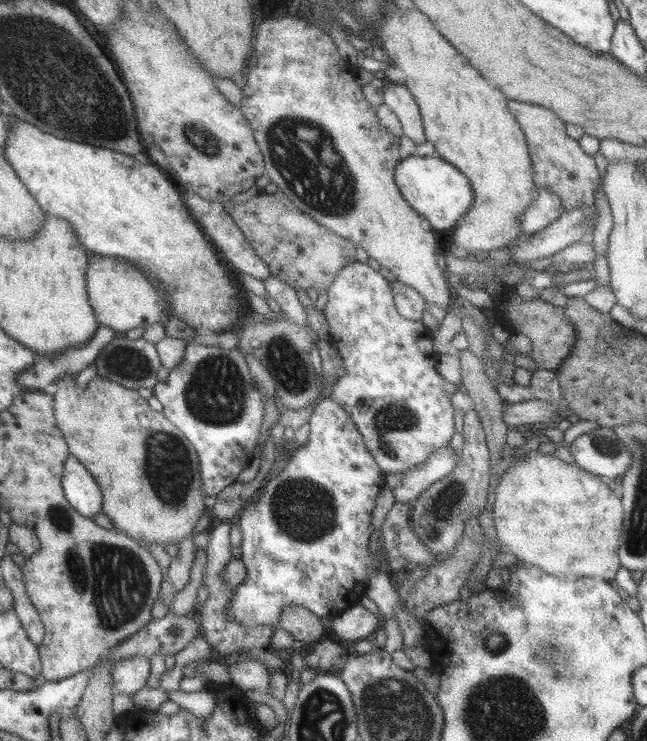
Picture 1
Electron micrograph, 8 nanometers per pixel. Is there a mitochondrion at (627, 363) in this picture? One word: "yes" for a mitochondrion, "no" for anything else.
no

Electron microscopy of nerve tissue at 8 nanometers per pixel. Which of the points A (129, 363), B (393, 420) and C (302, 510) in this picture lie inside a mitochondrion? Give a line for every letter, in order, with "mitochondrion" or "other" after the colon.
A: mitochondrion
B: mitochondrion
C: mitochondrion

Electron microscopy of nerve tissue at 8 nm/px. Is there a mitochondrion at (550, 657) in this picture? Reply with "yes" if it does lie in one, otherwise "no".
yes

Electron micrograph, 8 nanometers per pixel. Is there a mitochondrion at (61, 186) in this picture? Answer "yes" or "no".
no

